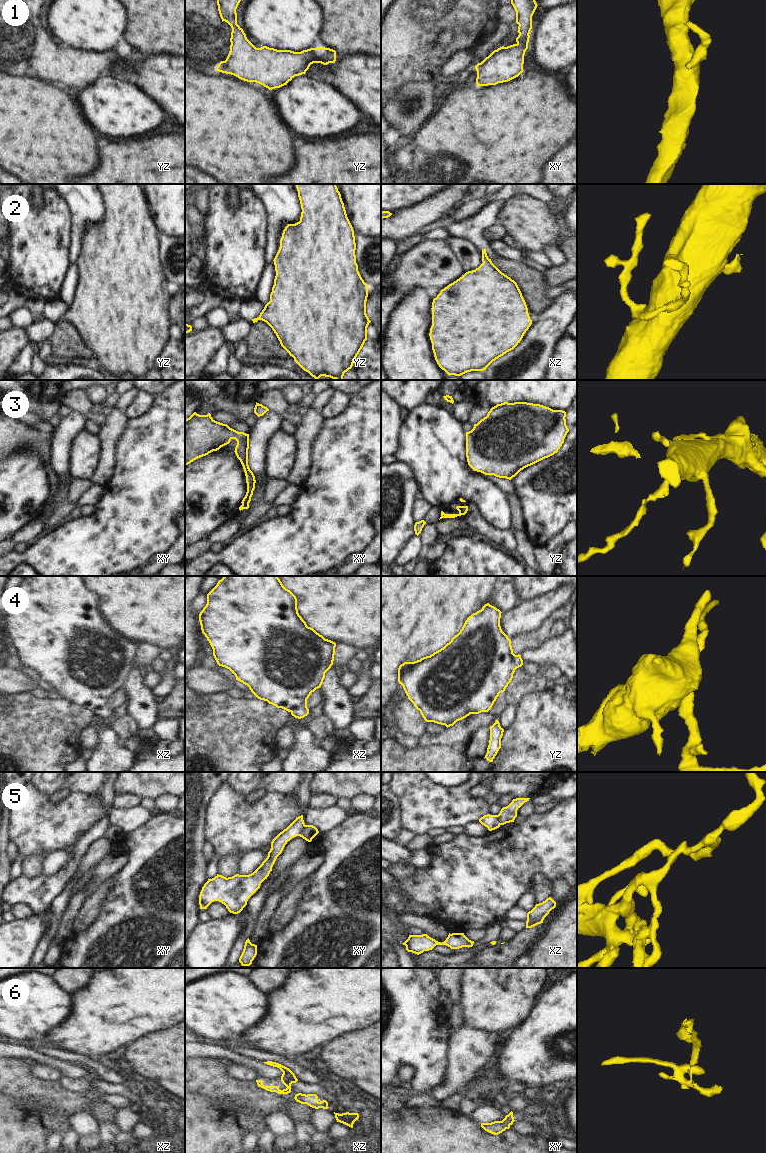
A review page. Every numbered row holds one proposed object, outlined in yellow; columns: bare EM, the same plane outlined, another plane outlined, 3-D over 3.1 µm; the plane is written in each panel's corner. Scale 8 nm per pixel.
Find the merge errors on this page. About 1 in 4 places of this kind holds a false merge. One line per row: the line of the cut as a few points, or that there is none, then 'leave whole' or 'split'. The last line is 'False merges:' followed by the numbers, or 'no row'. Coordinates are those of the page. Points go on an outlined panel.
1: cut none; leave whole
2: cut none; leave whole
3: cut none; leave whole
4: cut none; leave whole
5: cut xy (305, 825), (298, 835); split
6: cut none; leave whole
False merges: 5

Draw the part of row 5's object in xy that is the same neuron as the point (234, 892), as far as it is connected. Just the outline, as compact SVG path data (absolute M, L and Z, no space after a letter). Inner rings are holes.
M301 815L272 840L267 858L253 873L236 874L228 878L217 874L214 878L208 879L199 895L200 909L207 909L212 902L219 901L230 913L240 913L247 905L248 899L269 876L277 857L282 853L287 842L299 836L304 827L305 823Z

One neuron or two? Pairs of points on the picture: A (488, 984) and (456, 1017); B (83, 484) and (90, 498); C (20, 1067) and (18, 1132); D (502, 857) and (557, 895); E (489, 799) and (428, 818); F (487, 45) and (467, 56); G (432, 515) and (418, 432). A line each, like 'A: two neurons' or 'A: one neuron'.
A: two neurons
B: two neurons
C: one neuron
D: two neurons
E: two neurons
F: two neurons
G: two neurons

